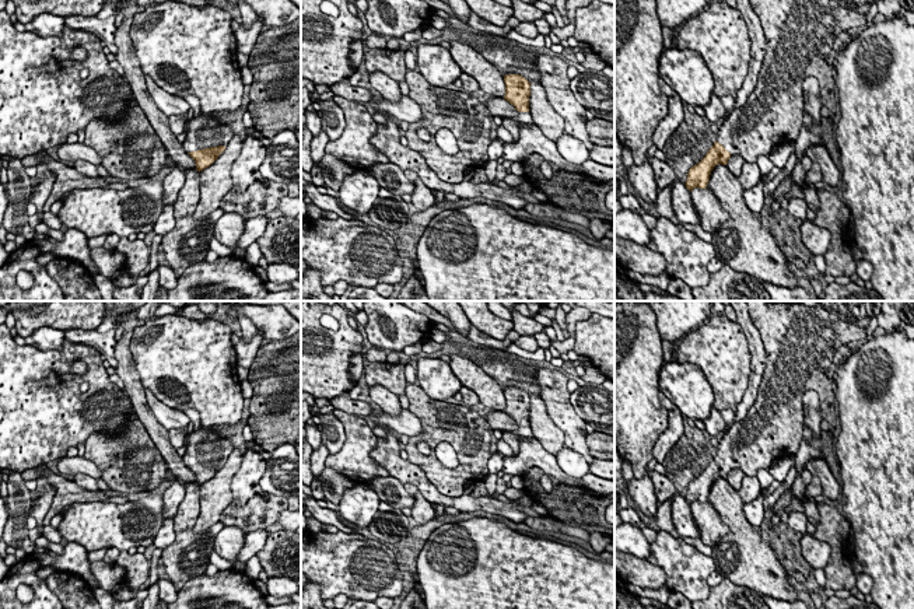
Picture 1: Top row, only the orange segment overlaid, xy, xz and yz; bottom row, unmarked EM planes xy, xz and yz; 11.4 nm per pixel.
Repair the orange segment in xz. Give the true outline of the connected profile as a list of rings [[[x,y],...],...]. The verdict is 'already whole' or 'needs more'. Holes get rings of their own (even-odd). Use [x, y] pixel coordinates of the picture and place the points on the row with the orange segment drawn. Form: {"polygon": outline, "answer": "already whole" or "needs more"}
{"polygon": [[[519,74],[504,76],[504,83],[504,99],[515,106],[518,115],[514,118],[502,118],[501,125],[512,134],[516,143],[519,140],[519,127],[535,125],[529,112],[530,83]]], "answer": "needs more"}

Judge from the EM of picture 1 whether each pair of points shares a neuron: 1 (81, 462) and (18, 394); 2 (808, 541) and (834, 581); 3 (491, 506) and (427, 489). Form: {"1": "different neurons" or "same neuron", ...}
{"1": "different neurons", "2": "different neurons", "3": "same neuron"}

